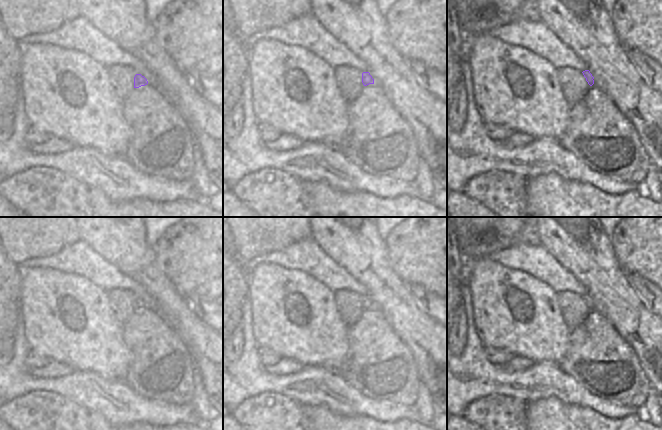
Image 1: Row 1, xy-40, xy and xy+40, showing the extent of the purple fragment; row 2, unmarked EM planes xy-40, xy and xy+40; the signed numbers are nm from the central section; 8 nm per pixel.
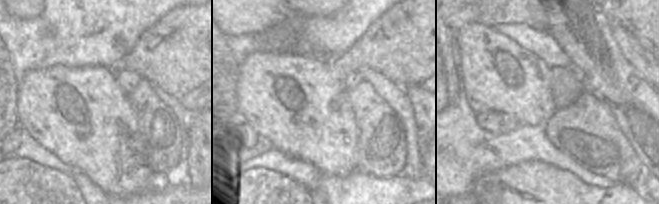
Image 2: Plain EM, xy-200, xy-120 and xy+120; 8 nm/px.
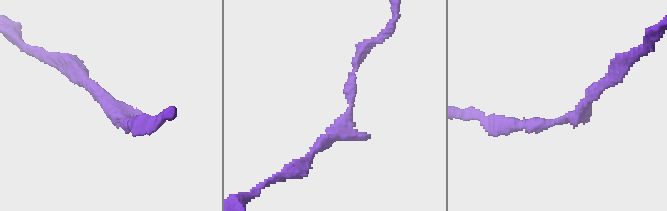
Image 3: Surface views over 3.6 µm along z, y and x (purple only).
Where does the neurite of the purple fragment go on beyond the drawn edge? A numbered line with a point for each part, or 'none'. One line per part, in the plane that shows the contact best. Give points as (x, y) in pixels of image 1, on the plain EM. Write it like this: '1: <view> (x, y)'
none.

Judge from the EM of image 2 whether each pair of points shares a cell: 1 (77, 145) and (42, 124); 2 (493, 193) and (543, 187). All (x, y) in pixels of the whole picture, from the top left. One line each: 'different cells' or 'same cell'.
1: same cell
2: same cell

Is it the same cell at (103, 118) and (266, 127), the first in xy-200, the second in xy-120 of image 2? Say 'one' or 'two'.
one

